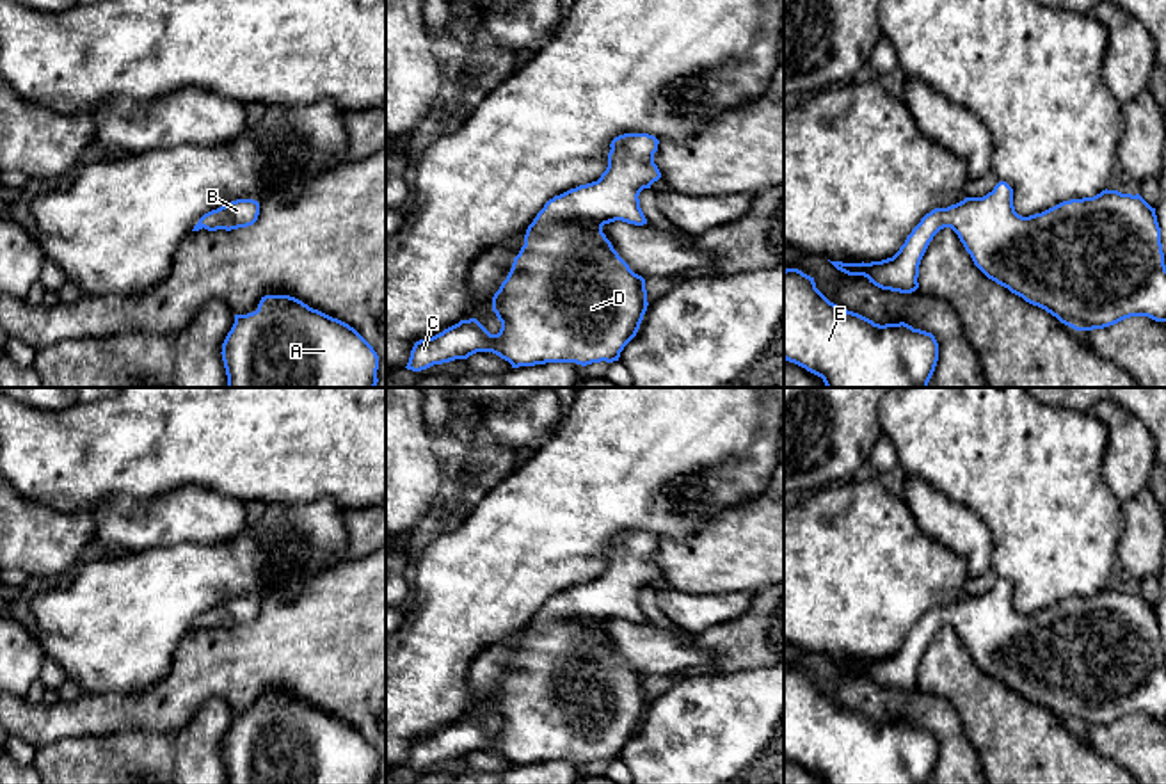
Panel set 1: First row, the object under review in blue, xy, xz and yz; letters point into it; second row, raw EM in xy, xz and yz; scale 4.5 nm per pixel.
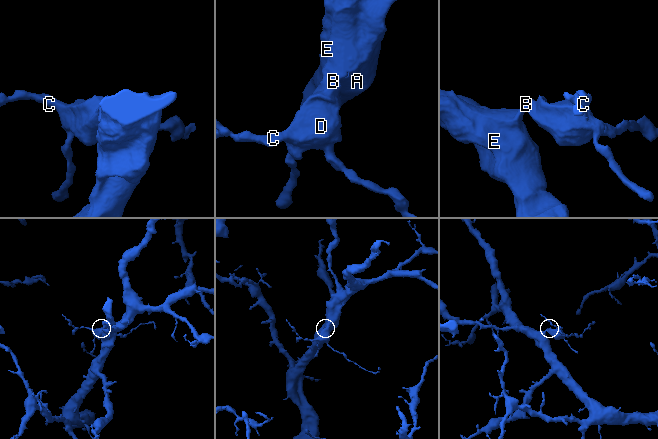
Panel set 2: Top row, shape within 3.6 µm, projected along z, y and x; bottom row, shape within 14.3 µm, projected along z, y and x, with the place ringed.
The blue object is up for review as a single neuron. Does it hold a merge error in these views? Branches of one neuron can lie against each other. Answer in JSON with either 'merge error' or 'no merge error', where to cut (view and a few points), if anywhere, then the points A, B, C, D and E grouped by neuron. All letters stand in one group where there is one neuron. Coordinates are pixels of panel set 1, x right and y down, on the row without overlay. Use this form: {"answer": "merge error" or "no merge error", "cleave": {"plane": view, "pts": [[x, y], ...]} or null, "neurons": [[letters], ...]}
{"answer": "no merge error", "cleave": null, "neurons": [["A", "B", "C", "D", "E"]]}

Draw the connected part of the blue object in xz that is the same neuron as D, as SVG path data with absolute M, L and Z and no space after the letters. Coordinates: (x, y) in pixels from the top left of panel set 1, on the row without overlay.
M624 532L615 535L610 542L608 565L597 580L571 587L544 603L528 624L524 644L514 656L507 677L492 695L492 709L501 720L498 732L491 732L476 716L460 718L432 736L416 740L405 766L421 770L434 763L467 757L476 750L492 750L508 759L512 766L546 761L576 761L587 764L601 759L619 759L624 745L636 734L649 700L645 677L635 672L619 654L603 631L603 624L615 619L635 624L647 622L638 594L661 576L654 562L658 542L659 539L649 532Z

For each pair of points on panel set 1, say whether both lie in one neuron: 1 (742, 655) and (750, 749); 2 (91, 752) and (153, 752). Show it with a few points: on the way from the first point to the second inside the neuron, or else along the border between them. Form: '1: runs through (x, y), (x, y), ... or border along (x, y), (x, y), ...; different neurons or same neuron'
1: border along (765, 667), (717, 672); different neurons
2: runs through (107, 752), (137, 752); same neuron

